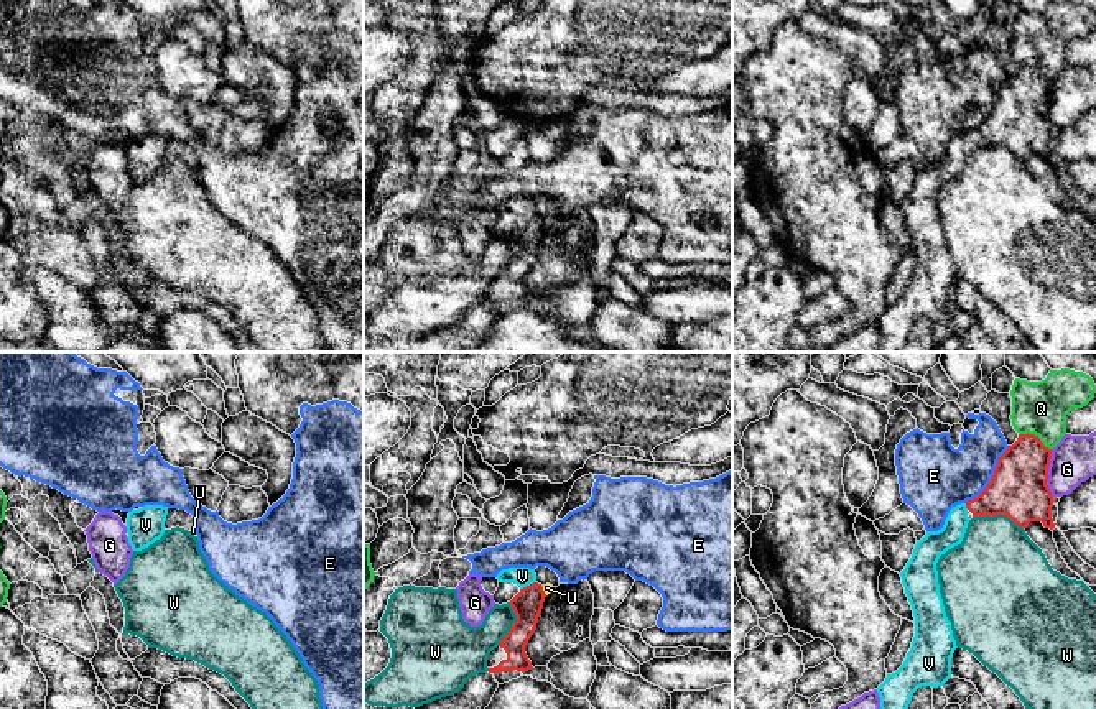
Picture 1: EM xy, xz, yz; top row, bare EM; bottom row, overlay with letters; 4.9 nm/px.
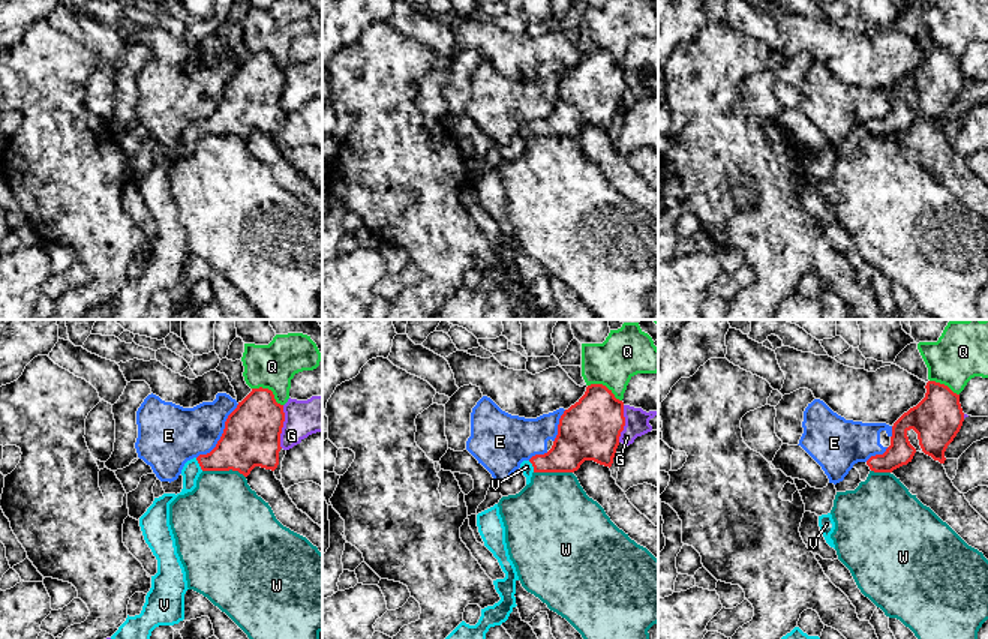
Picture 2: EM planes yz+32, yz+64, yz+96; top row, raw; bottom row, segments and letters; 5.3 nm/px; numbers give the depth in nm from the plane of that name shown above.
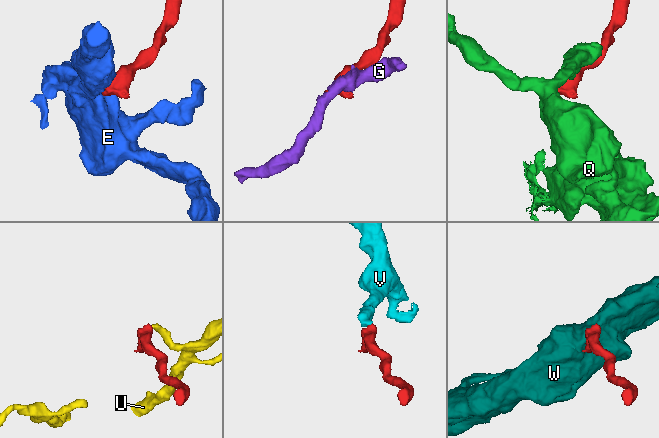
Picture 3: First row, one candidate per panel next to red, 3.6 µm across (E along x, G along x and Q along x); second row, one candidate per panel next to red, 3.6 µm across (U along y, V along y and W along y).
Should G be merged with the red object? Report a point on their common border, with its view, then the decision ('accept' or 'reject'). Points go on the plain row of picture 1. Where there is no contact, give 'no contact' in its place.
meets red in yz at (1047, 106); reject

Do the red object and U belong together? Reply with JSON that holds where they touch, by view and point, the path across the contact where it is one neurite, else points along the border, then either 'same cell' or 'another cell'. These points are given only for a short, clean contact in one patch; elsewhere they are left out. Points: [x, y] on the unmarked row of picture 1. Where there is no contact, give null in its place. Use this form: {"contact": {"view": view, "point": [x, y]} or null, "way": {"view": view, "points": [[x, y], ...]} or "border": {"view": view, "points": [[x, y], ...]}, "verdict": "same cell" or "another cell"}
{"contact": {"view": "xz", "point": [543, 222]}, "border": {"view": "xz", "points": [[542, 217], [547, 226]]}, "verdict": "another cell"}

